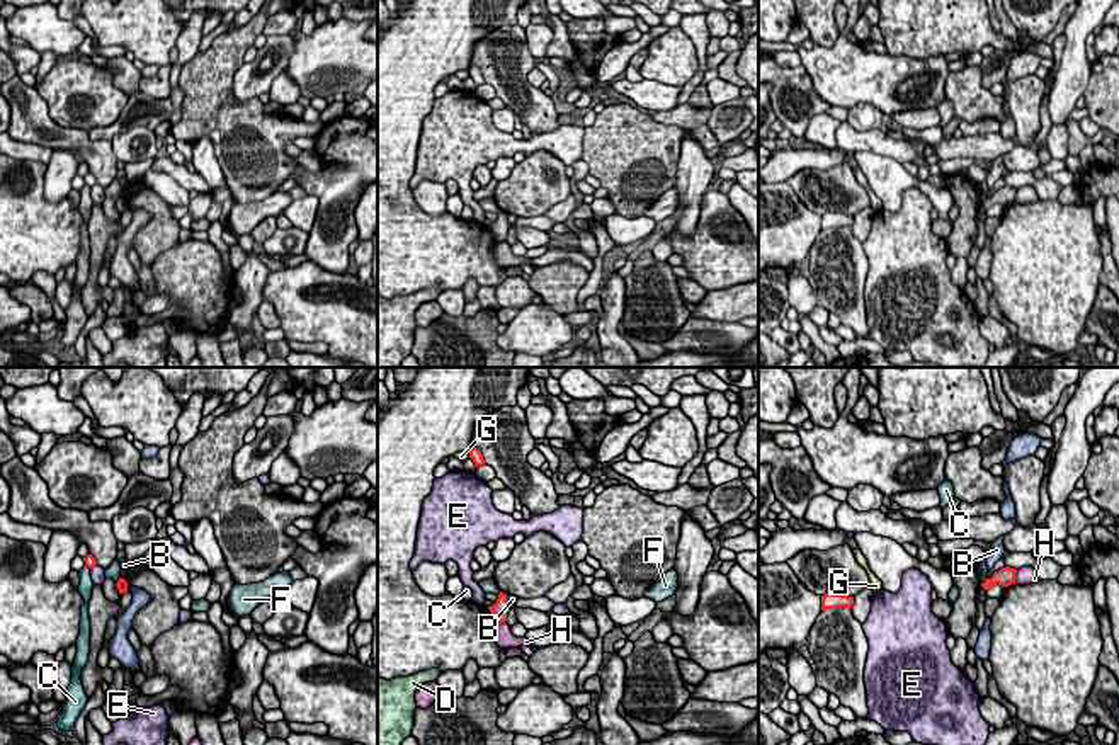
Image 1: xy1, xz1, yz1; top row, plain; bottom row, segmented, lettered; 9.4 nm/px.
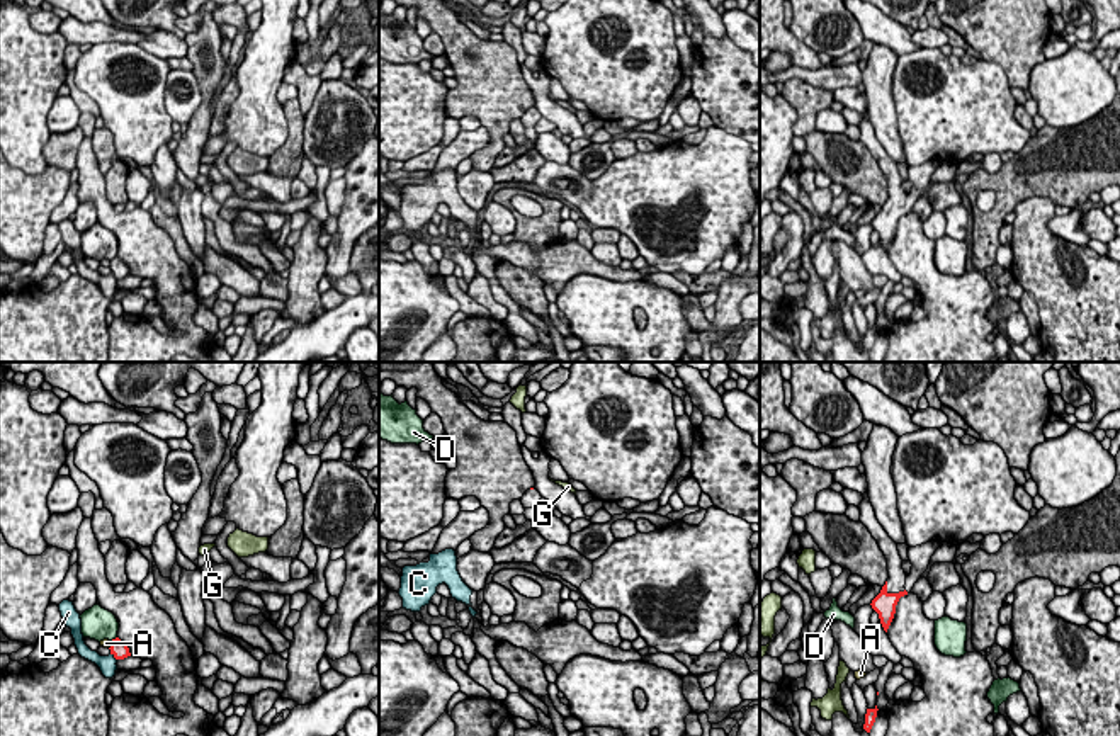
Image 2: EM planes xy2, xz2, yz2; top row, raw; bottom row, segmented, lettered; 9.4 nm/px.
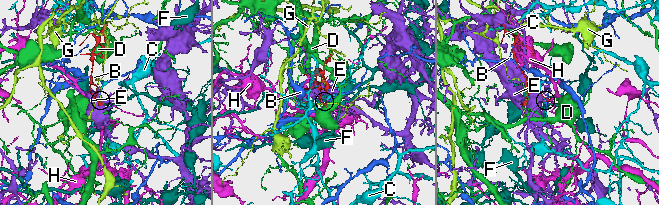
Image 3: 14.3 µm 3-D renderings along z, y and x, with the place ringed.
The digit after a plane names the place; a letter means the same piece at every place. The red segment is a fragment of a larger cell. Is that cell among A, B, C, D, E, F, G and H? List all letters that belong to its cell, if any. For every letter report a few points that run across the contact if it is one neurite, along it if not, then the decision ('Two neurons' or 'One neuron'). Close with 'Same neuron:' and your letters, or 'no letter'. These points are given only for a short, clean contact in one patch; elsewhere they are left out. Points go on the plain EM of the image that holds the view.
A: Two neurons
B: Line: xz1 (505, 215), (509, 223). Two neurons
C: Two neurons
D: Two neurons
E: Two neurons
F: Line: xy1 (121, 196), (116, 203). Two neurons
G: Two neurons
H: Line: yz1 (1017, 189), (1014, 201). Two neurons
Same neuron: no letter

